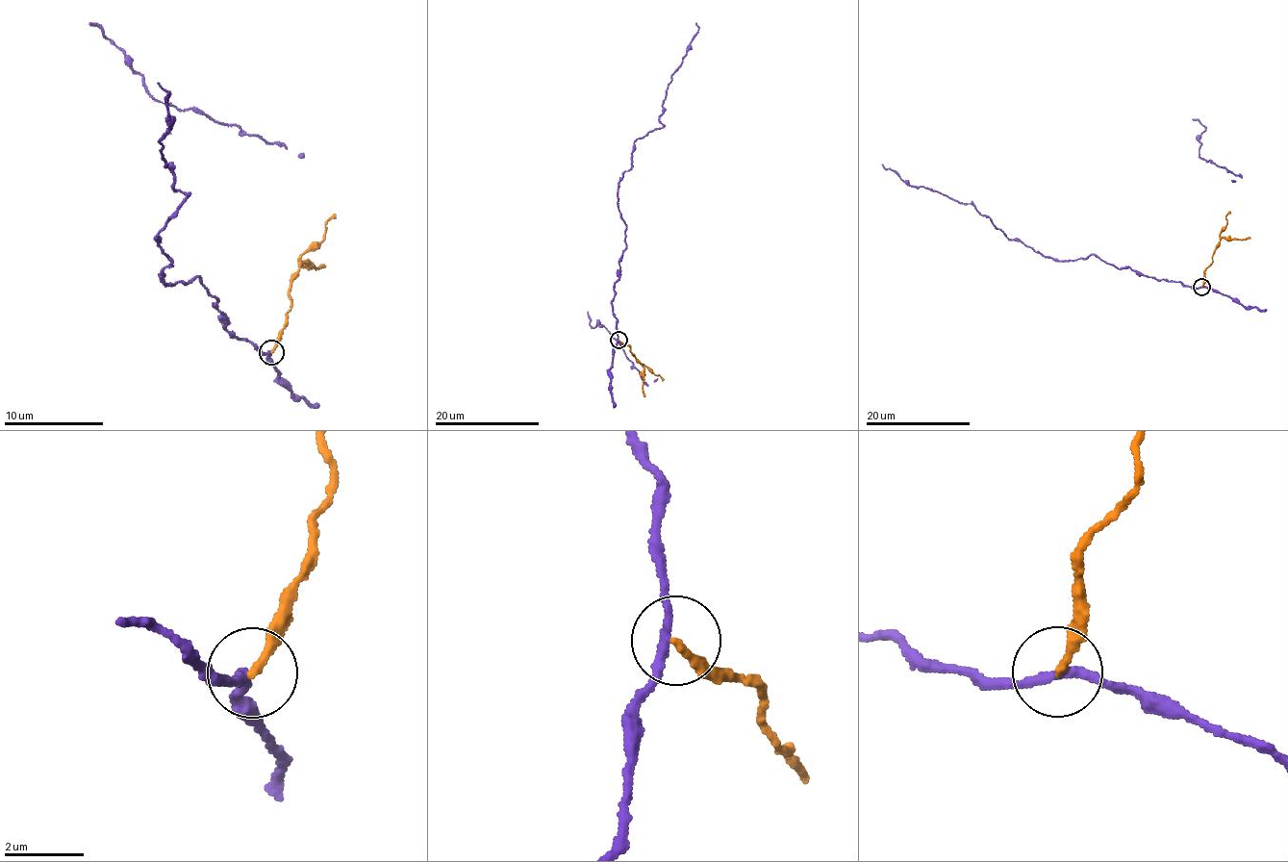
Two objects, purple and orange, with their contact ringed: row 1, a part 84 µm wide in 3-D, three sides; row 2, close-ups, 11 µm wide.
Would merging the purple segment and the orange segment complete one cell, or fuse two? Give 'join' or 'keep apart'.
keep apart

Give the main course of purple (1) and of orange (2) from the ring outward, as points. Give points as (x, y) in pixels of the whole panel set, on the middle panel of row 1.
1: (618, 341), (612, 300), (626, 227), (618, 183), (631, 167), (634, 142), (663, 126), (662, 101), (695, 23)
2: (618, 341), (629, 346), (632, 354), (662, 380)

